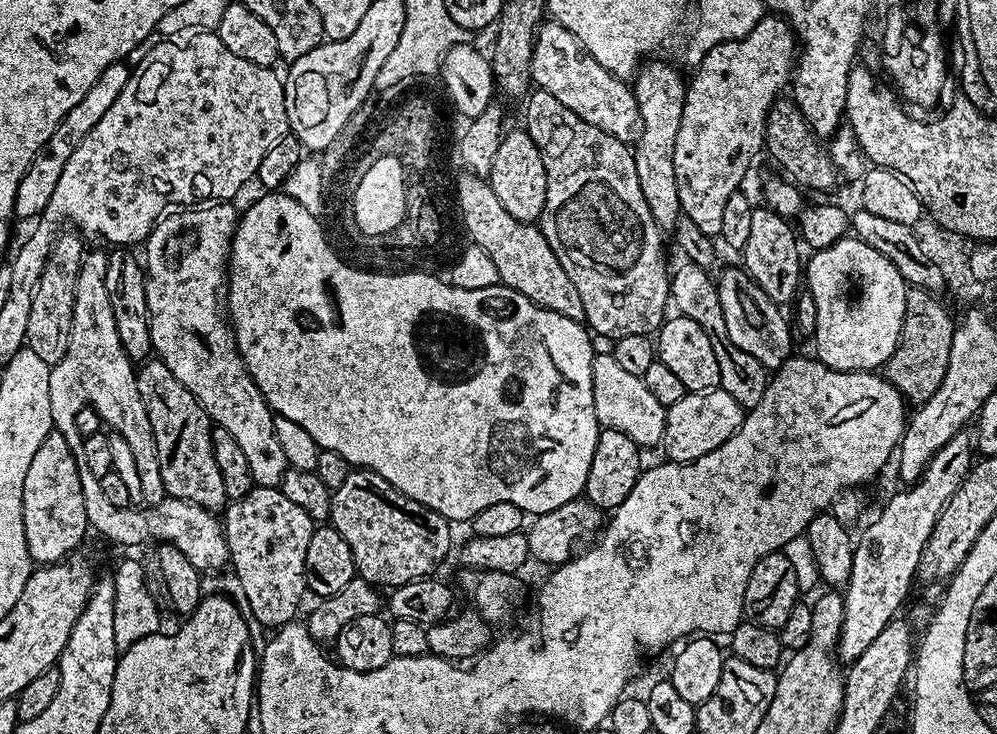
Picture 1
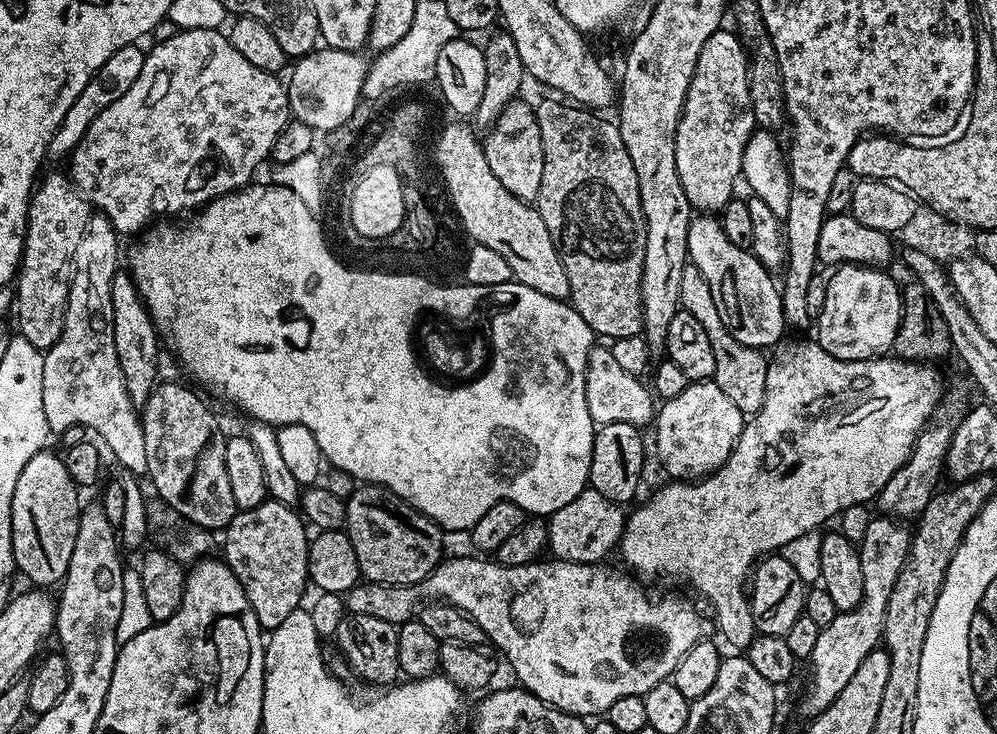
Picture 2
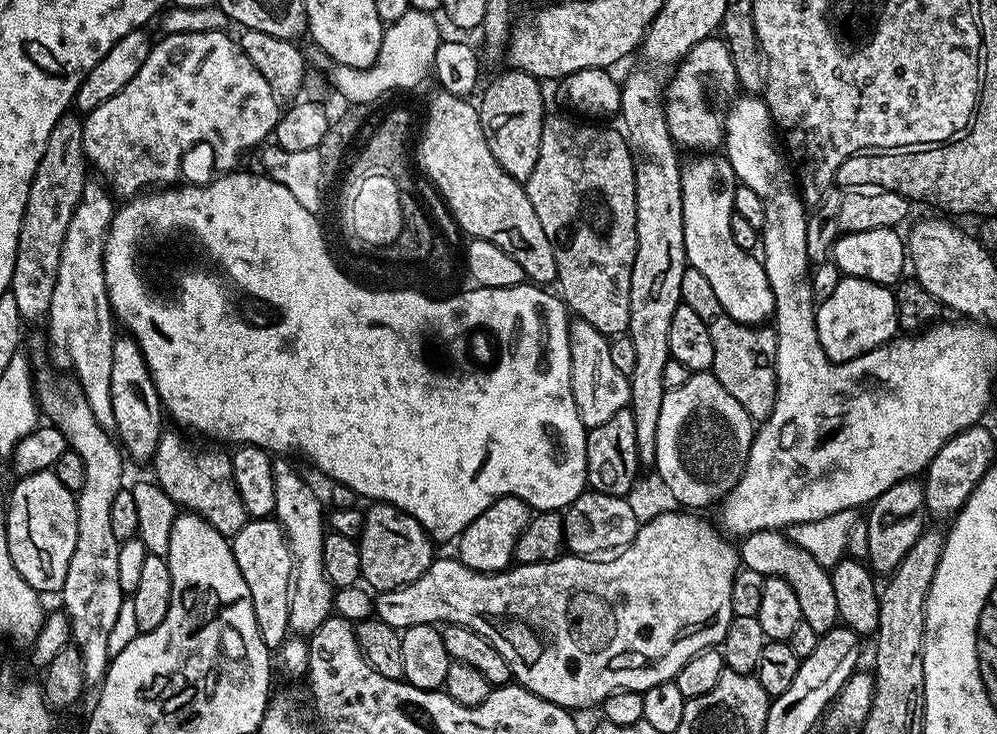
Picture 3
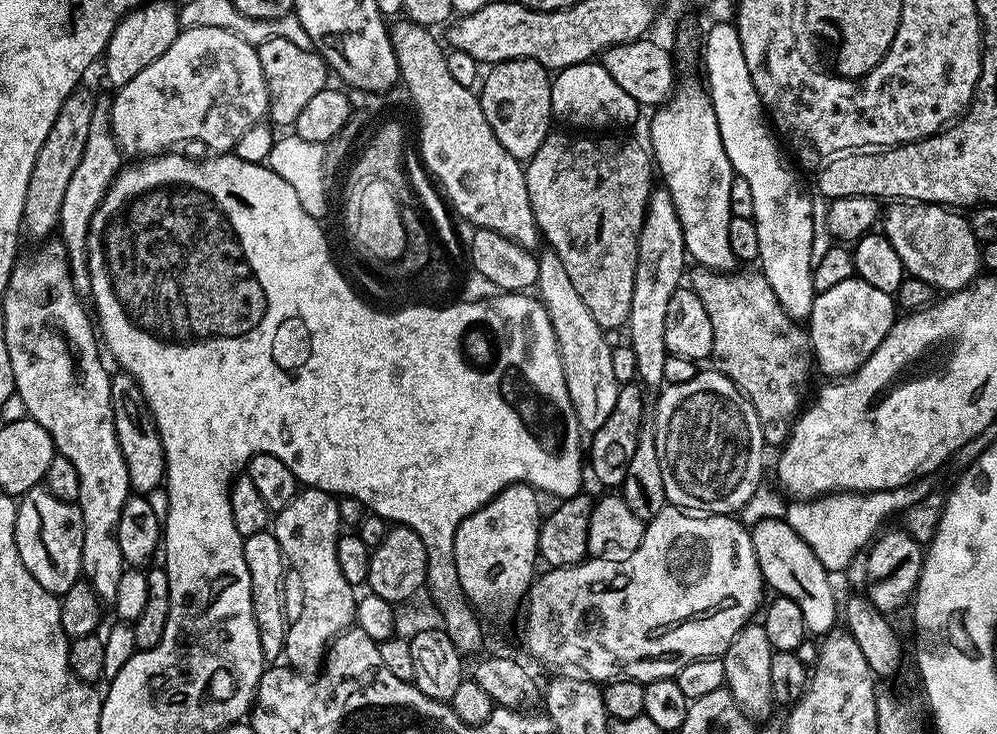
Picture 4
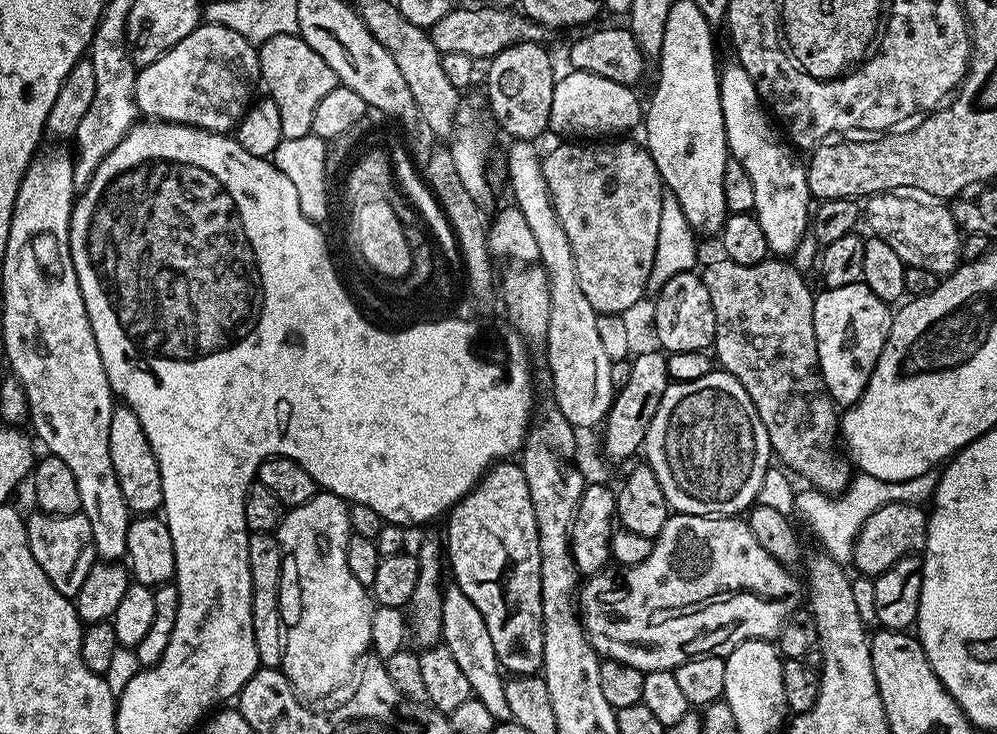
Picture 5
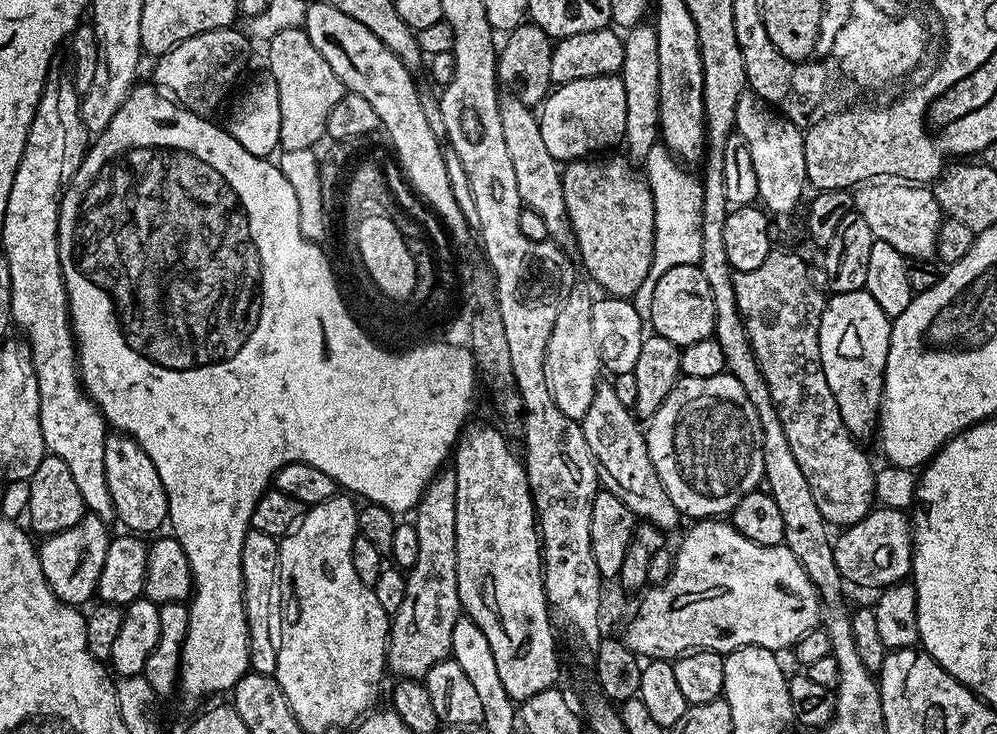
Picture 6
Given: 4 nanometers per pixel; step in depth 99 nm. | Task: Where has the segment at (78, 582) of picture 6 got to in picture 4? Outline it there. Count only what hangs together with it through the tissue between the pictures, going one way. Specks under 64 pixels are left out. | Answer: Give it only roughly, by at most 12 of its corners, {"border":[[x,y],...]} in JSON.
{"border":[[19,497],[22,566],[57,598],[81,579],[79,503]]}

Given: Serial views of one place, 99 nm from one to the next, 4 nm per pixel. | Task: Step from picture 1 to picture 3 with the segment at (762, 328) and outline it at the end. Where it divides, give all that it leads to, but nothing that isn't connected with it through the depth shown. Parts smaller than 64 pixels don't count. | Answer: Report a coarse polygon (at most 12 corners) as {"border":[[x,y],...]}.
{"border":[[723,155],[683,165],[687,263],[739,324],[776,307],[730,234],[738,181]]}

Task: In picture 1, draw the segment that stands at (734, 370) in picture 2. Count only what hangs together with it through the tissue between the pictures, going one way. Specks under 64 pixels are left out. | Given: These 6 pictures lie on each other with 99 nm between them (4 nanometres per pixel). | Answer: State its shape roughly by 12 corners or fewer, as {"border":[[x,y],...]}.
{"border":[[681,262],[670,276],[675,311],[706,330],[720,387],[747,410],[769,369],[726,334],[709,269]]}

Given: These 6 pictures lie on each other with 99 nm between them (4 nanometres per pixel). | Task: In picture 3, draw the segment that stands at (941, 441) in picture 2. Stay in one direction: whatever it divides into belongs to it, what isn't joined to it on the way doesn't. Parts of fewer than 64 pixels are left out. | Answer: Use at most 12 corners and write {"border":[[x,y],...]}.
{"border":[[903,480],[867,509],[873,573],[892,573],[926,531],[924,485]]}

